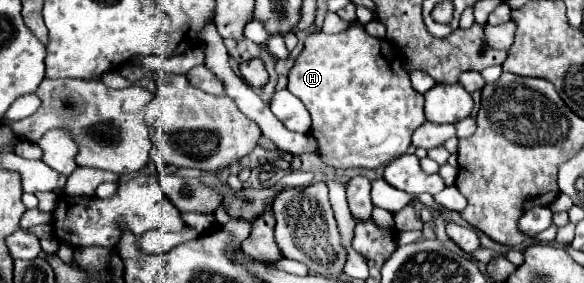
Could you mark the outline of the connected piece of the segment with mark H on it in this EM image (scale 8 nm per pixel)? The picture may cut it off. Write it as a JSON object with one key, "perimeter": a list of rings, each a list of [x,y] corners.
{"perimeter":[[[354,22],[338,34],[312,32],[304,40],[304,50],[298,54],[290,74],[288,90],[298,96],[312,116],[310,134],[318,144],[318,156],[332,168],[378,168],[402,156],[410,146],[412,132],[426,122],[422,106],[424,96],[410,86],[404,72],[404,58],[384,38],[370,36],[364,24]]]}

